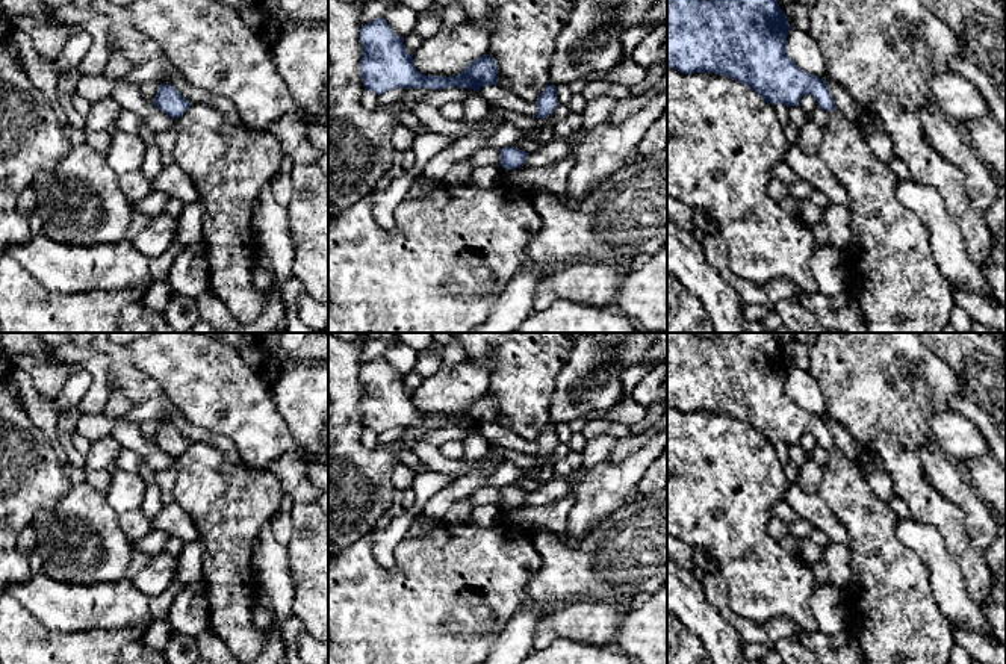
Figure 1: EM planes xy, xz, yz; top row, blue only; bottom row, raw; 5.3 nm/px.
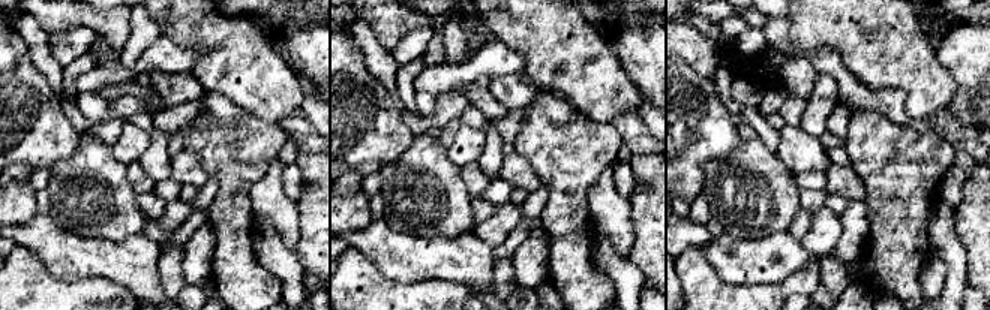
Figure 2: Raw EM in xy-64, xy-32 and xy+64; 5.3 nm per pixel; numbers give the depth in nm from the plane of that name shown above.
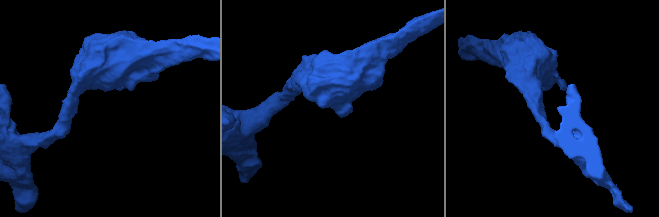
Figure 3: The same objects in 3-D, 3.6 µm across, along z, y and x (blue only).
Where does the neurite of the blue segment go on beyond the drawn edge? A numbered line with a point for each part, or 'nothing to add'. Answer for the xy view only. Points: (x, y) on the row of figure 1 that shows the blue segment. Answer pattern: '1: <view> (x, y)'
nothing to add

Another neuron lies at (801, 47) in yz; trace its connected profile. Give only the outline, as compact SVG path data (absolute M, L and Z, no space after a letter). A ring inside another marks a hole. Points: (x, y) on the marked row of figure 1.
M790 29L787 36L787 54L803 71L820 79L826 74L826 62L820 47L808 32Z

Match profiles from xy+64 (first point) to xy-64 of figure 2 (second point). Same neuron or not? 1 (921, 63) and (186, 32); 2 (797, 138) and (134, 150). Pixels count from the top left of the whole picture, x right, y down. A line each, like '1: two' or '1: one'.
1: one
2: one

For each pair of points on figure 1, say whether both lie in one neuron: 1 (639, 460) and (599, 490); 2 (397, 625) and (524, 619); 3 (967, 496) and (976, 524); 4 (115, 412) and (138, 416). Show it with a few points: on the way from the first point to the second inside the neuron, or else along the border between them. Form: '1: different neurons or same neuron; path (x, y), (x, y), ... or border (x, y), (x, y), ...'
1: same neuron; path (630, 469), (614, 484), (608, 486)
2: different neurons; border (524, 604), (490, 648)
3: same neuron; path (970, 502), (976, 510), (976, 518)
4: different neurons; border (133, 404), (127, 419), (138, 424)

